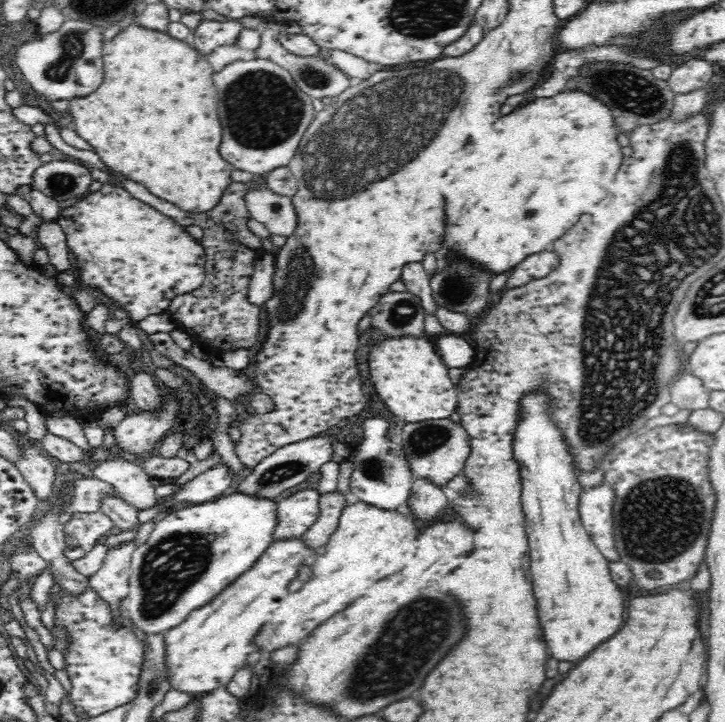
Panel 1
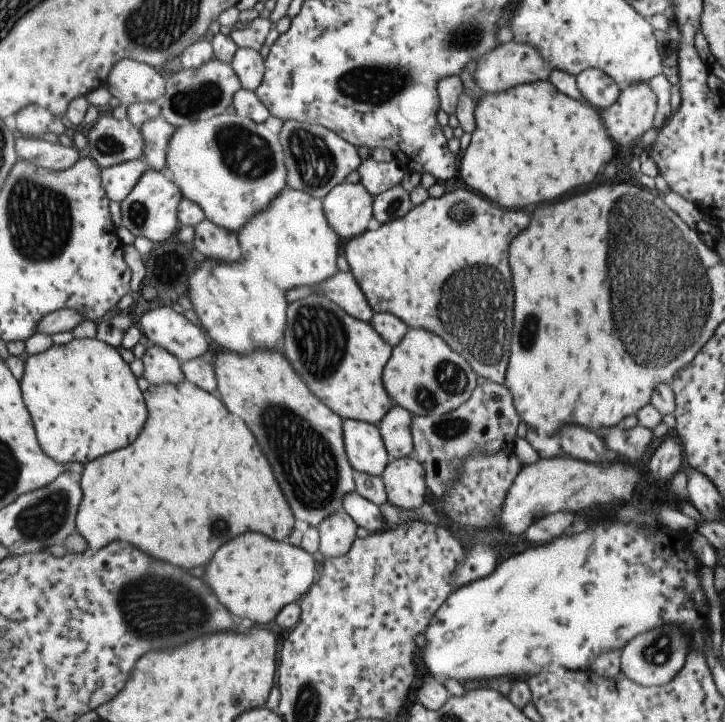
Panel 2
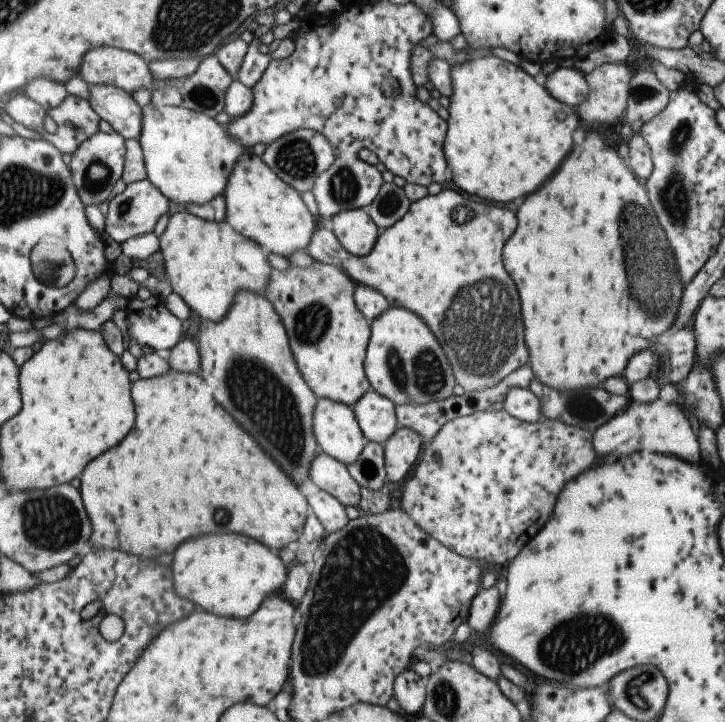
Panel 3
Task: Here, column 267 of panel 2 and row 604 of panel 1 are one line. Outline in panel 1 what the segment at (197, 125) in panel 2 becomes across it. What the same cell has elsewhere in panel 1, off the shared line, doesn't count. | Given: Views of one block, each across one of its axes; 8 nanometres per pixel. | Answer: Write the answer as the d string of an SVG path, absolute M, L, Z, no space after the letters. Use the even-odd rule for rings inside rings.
M232 490L218 499L192 504L155 522L146 542L137 546L130 556L128 610L134 626L146 635L160 635L185 622L193 610L208 606L228 584L249 571L264 554L272 543L277 520L278 502L274 499L258 499Z

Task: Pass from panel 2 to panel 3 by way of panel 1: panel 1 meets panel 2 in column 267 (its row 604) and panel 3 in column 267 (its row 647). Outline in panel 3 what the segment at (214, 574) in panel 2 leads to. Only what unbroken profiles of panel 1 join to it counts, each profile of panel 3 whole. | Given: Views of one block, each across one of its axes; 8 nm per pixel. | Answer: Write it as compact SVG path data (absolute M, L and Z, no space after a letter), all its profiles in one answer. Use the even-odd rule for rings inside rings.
M209 534L207 538L191 538L191 542L183 542L175 552L175 582L179 582L179 594L199 602L205 610L213 614L223 614L231 618L249 618L255 610L259 610L261 602L275 590L283 588L287 582L287 566L279 554L269 550L265 544L243 536L243 534Z

